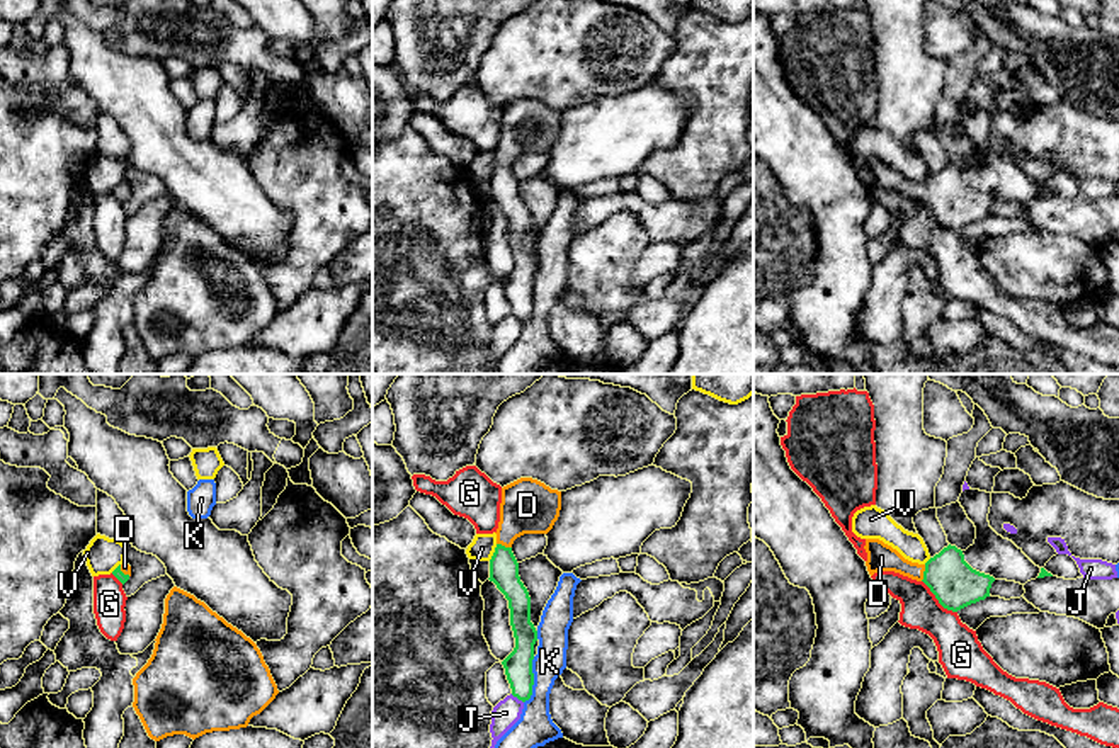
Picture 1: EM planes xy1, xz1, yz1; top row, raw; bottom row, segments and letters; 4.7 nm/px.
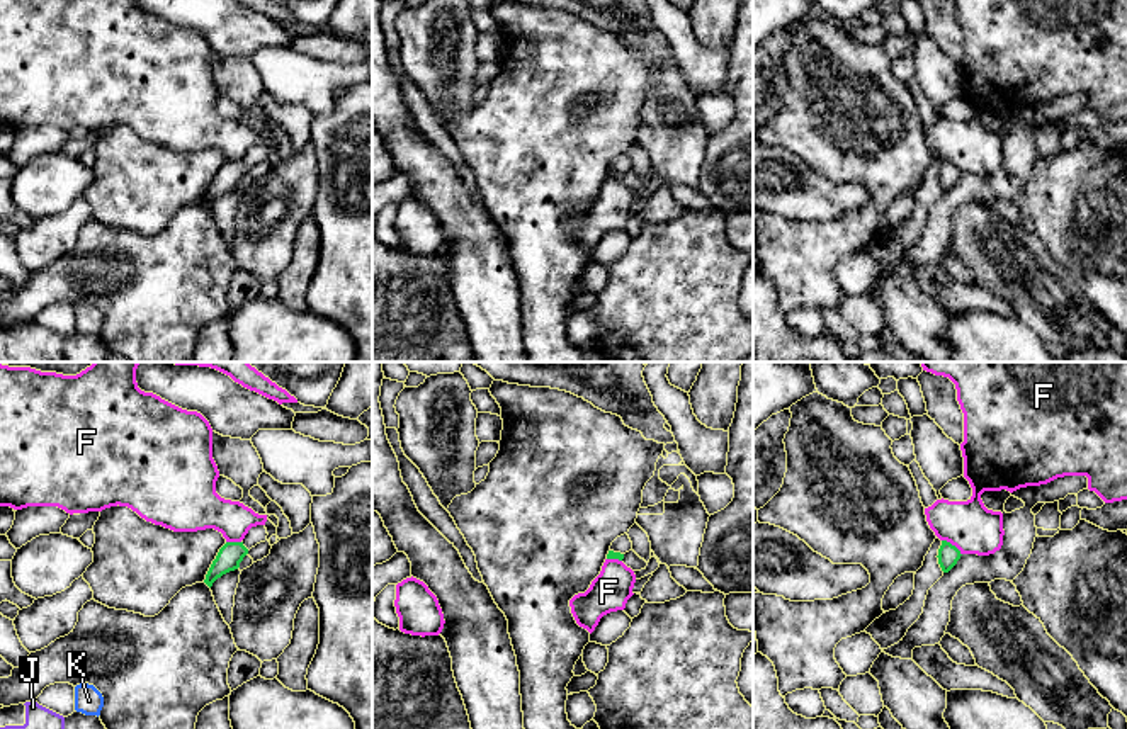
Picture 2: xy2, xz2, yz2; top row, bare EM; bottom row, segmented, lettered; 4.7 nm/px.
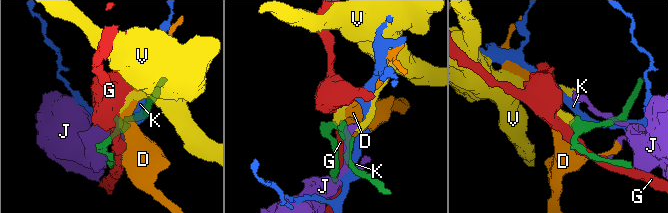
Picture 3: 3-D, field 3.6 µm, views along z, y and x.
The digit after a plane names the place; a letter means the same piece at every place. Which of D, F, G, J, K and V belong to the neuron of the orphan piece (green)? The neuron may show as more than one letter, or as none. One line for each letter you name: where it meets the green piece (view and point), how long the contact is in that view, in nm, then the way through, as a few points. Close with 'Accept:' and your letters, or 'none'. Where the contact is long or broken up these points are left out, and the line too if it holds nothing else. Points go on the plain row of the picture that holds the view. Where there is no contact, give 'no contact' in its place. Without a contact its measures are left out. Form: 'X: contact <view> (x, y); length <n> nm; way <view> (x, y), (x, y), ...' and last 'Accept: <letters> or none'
D: contact yz1 (924, 192); length 80 nm; way yz1 (954, 203), (944, 192), (924, 192), (881, 175)
Accept: D

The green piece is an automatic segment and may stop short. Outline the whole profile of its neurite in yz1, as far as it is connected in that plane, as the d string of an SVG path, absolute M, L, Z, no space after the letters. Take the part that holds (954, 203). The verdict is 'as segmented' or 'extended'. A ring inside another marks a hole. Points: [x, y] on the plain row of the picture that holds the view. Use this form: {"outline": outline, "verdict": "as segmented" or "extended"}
{"outline": "M866 158L864 168L871 196L878 190L895 190L923 201L939 223L952 231L990 216L990 207L995 201L993 196L973 189L964 180L963 170L951 163L925 184L905 178L896 168L879 158Z", "verdict": "extended"}

